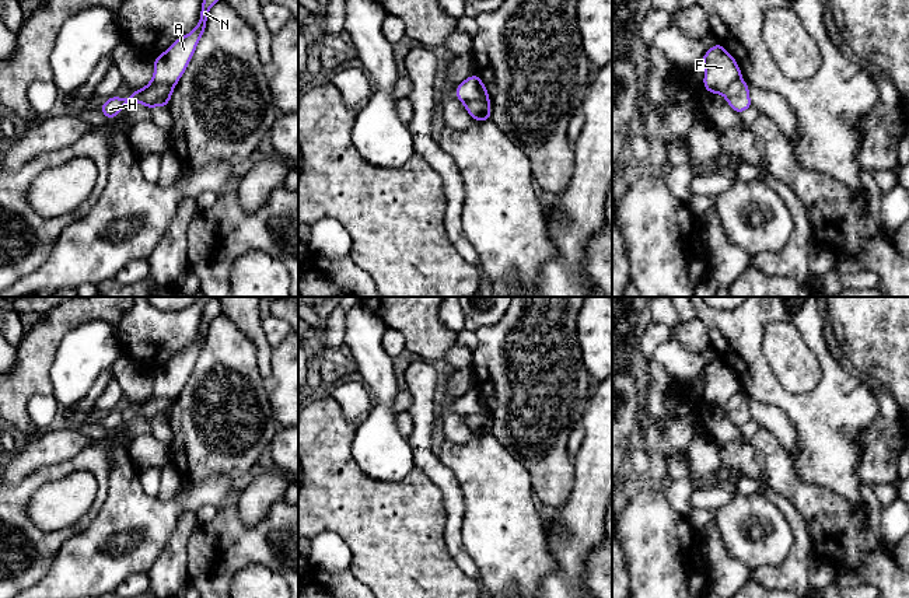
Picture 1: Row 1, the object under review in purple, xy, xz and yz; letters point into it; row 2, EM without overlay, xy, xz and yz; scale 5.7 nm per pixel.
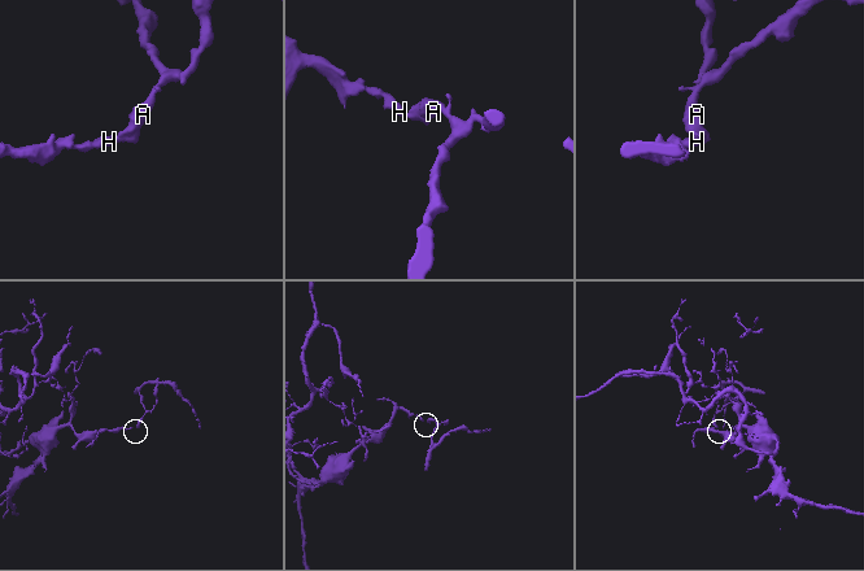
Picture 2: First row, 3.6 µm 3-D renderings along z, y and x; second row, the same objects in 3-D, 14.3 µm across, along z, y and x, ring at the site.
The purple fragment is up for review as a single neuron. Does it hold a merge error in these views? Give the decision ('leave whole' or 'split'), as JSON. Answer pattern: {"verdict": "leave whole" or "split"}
{"verdict": "split"}

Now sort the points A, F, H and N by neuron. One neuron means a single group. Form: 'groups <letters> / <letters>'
groups A F N / H

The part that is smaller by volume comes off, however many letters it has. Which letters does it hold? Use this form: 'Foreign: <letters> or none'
Foreign: A, F, N

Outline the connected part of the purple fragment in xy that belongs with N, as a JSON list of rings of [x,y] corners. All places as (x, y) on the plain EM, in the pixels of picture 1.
[[[213,300],[210,301],[204,310],[203,310],[203,318],[200,322],[200,335],[197,336],[196,342],[189,346],[188,349],[176,353],[172,356],[172,359],[164,366],[161,367],[158,371],[154,373],[154,389],[153,394],[141,403],[139,405],[132,405],[130,410],[134,412],[139,408],[141,408],[144,403],[147,403],[148,401],[153,399],[176,399],[176,396],[179,395],[179,392],[182,391],[183,385],[186,384],[195,363],[202,352],[202,347],[206,343],[206,336],[207,336],[207,329],[209,329],[209,322],[221,314],[221,304],[220,300]]]

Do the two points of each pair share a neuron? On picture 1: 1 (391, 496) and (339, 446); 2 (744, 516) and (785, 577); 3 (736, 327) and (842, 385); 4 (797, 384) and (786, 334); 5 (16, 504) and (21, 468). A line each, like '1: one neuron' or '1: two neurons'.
1: one neuron
2: two neurons
3: one neuron
4: one neuron
5: two neurons

